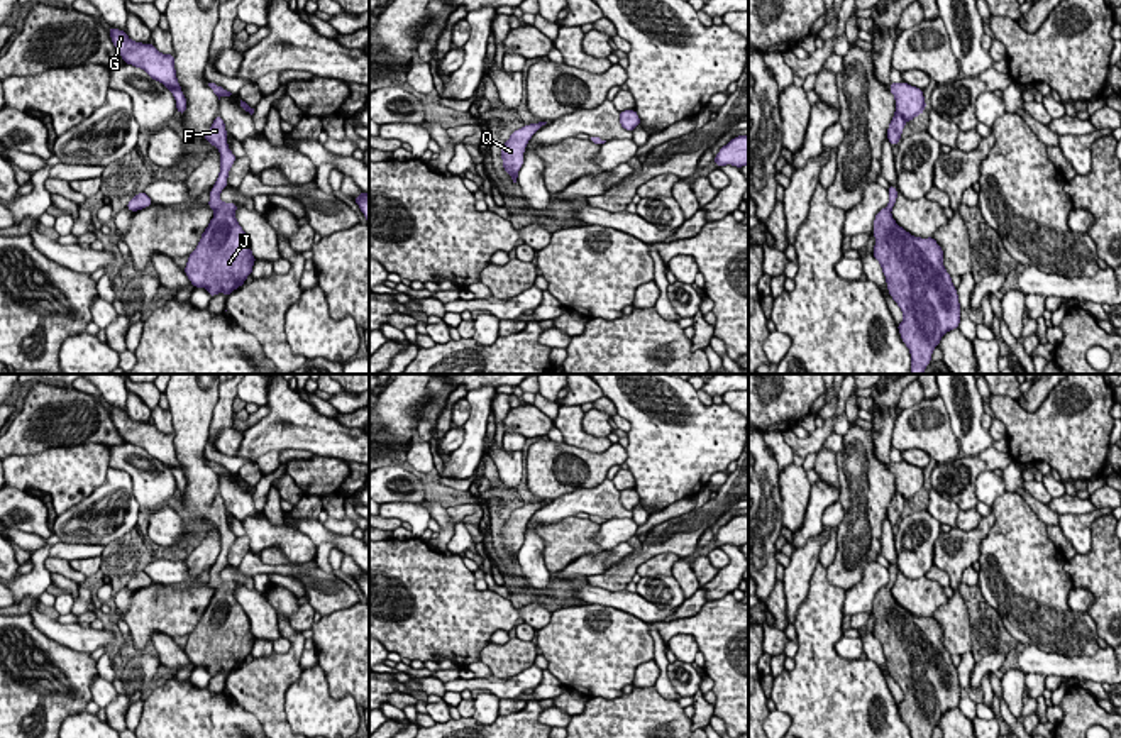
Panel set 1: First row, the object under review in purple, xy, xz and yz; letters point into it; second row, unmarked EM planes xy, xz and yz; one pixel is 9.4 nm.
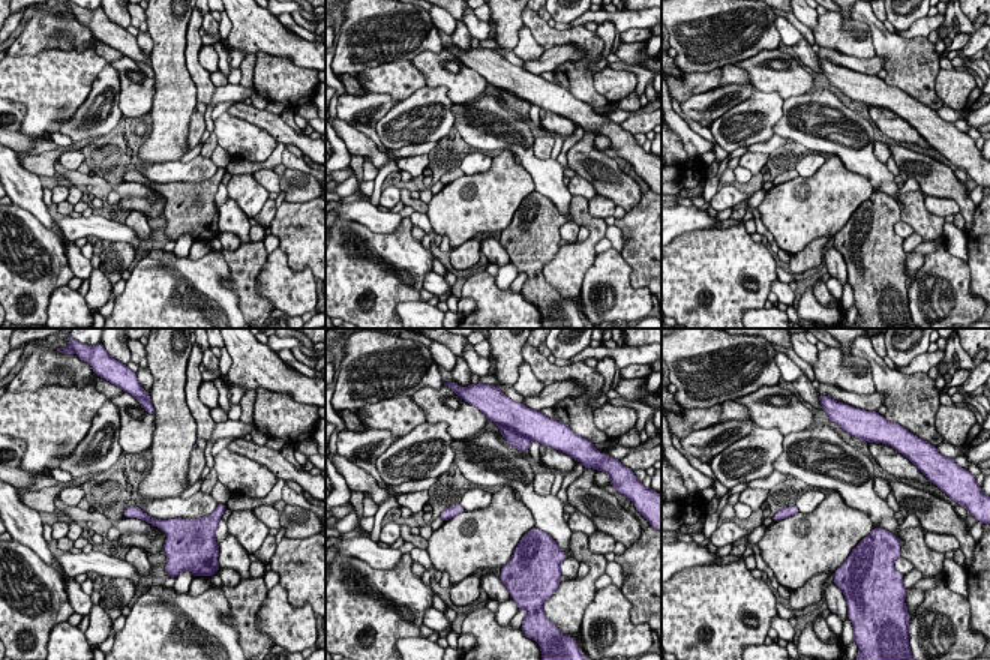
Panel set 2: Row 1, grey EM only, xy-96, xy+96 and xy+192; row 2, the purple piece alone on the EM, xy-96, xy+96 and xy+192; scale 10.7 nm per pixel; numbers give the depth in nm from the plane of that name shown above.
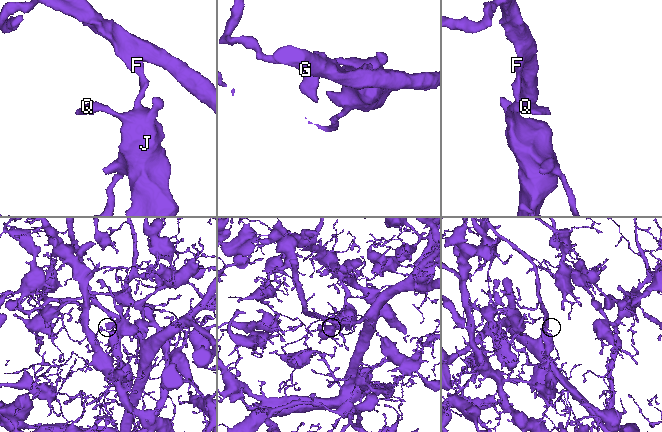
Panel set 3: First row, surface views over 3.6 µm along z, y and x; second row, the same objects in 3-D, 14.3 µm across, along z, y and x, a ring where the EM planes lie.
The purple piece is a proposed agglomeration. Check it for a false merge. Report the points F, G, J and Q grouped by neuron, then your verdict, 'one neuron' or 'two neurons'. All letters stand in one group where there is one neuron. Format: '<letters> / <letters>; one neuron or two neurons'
F G J Q; one neuron

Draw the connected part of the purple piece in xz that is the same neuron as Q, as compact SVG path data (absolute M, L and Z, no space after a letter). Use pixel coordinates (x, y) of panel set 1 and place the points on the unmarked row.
M547 501L525 504L515 509L510 515L510 518L505 521L501 528L503 548L511 555L513 562L516 562L518 550L523 545L523 531L525 531L528 520L545 503Z

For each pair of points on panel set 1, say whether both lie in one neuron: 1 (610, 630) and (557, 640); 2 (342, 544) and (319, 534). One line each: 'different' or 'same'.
1: same
2: same

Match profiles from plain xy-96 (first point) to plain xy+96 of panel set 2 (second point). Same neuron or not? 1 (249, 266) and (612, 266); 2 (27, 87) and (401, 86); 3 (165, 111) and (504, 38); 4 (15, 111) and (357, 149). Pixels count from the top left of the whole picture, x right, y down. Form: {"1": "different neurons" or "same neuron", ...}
{"1": "different neurons", "2": "same neuron", "3": "same neuron", "4": "different neurons"}

